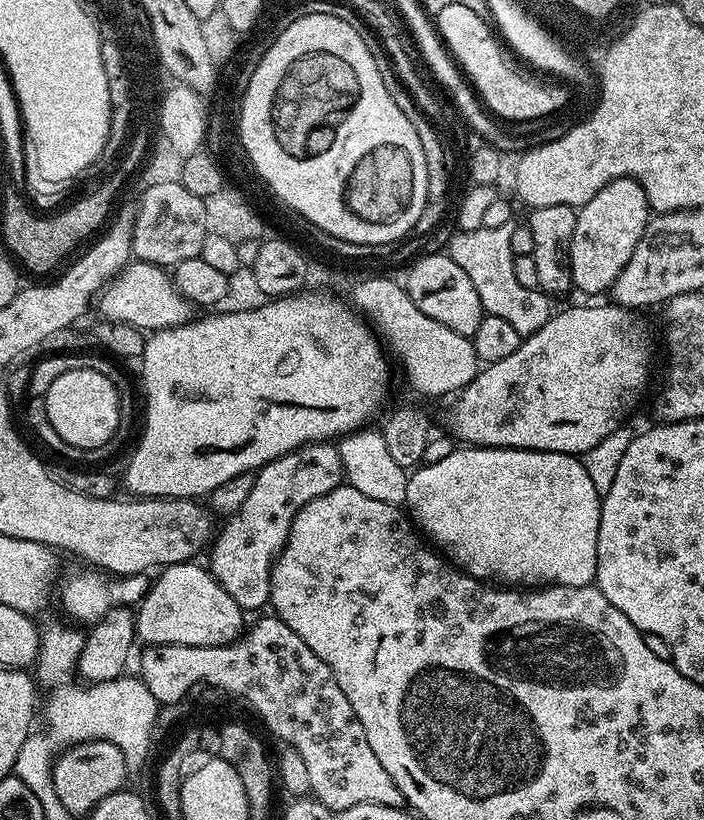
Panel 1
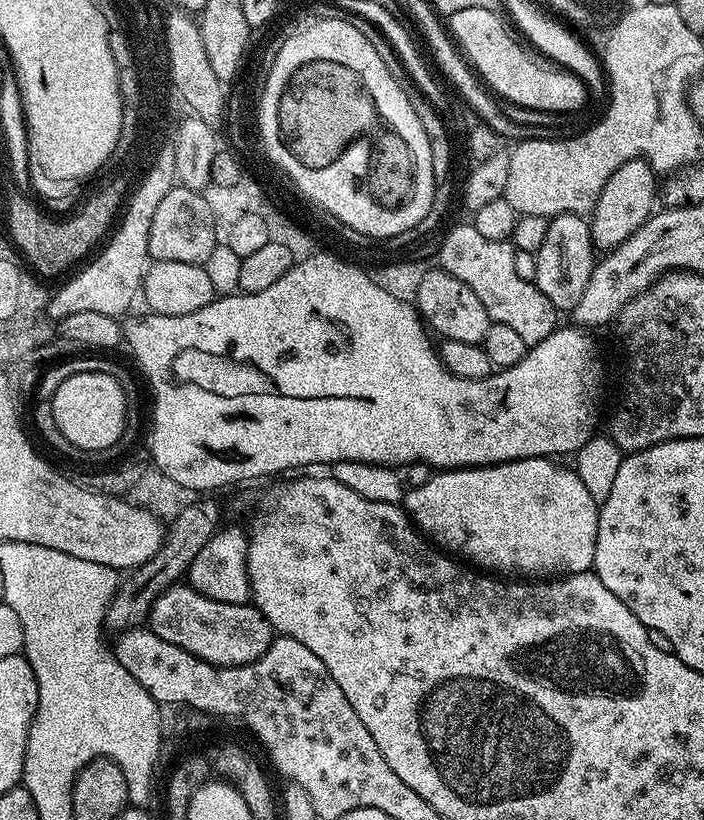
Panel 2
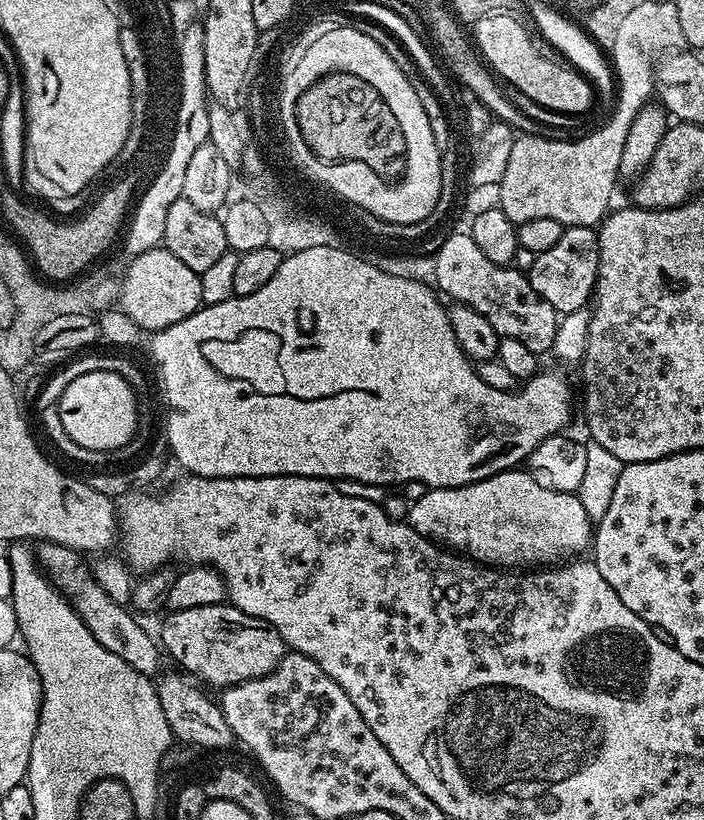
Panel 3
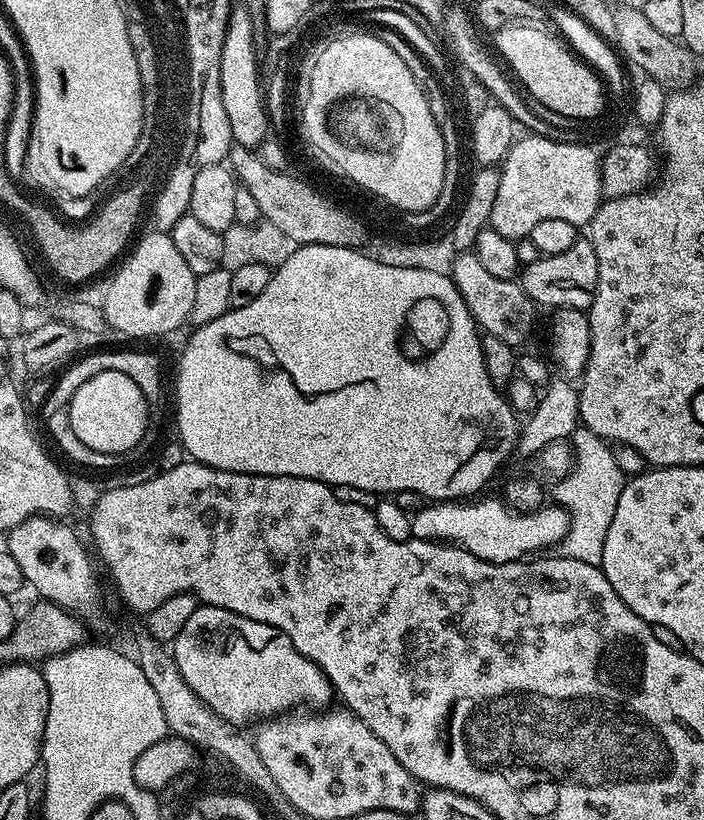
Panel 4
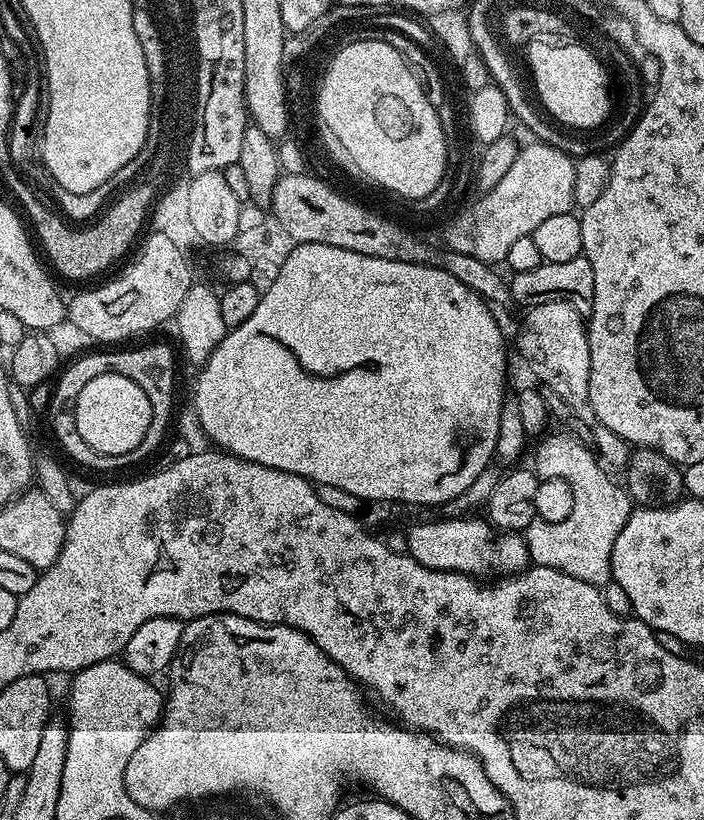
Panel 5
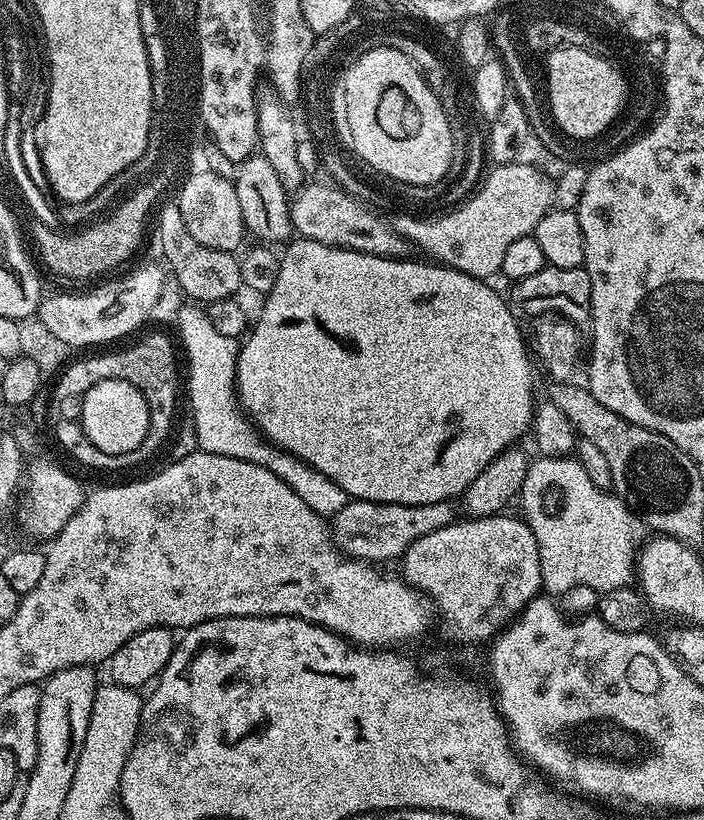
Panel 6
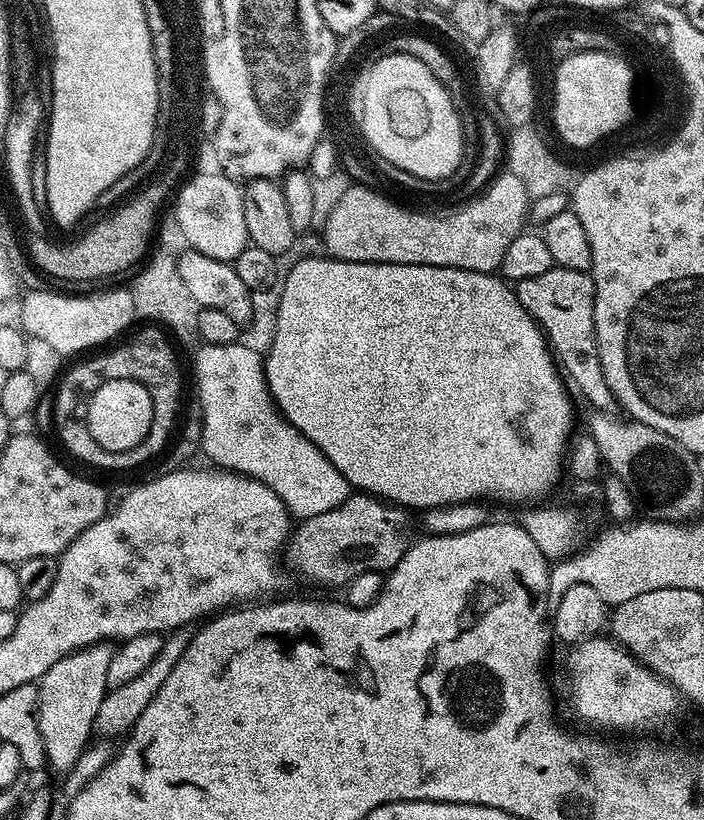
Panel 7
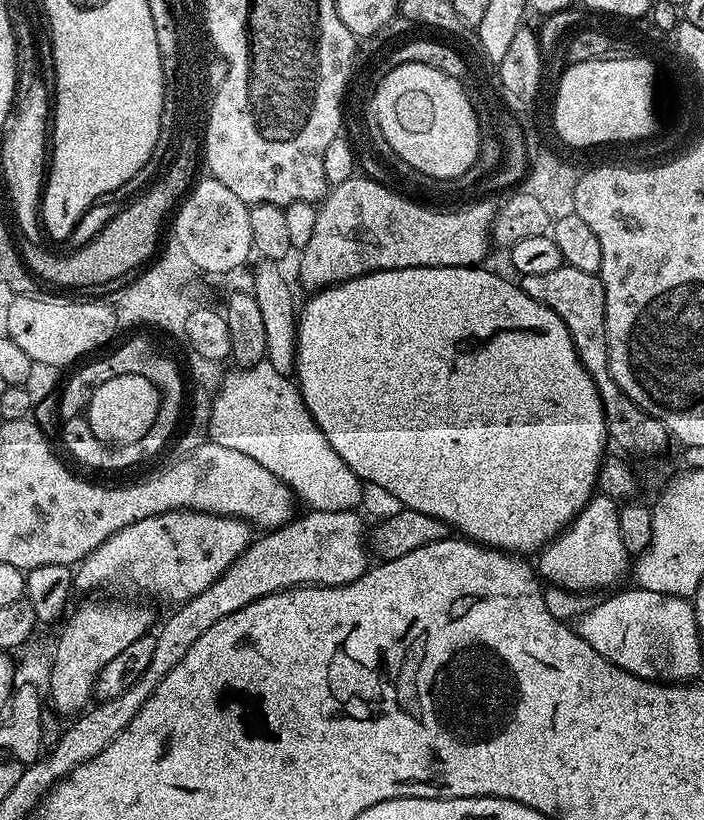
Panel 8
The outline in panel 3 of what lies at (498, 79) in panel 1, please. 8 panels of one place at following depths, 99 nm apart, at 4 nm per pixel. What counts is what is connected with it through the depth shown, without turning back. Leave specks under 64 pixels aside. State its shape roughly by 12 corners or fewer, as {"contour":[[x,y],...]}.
{"contour":[[515,15],[475,23],[483,63],[552,112],[594,104],[588,77],[543,56]]}

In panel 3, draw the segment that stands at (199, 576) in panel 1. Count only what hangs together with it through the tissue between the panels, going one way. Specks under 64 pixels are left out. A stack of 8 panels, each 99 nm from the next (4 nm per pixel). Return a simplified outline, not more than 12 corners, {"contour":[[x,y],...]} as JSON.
{"contour":[[231,603],[169,611],[158,632],[216,690],[268,676],[286,645]]}

